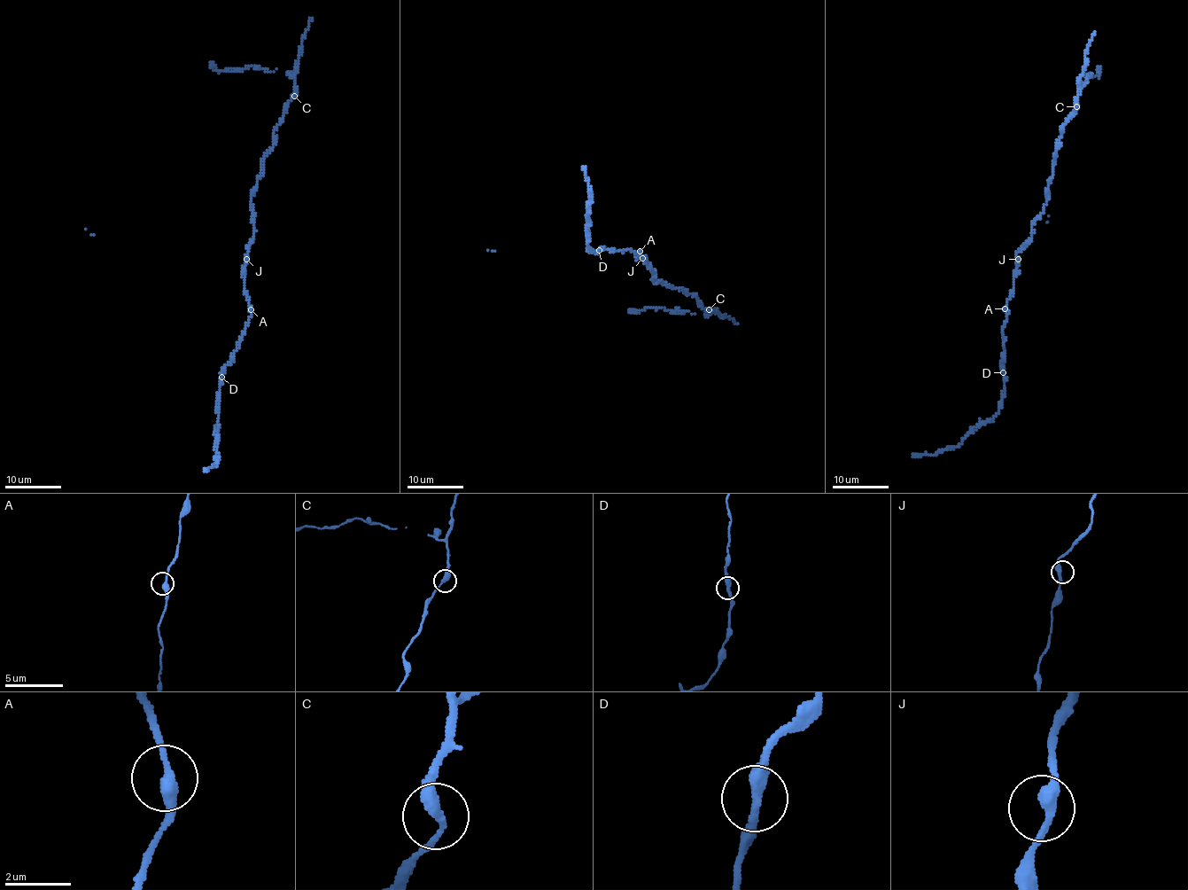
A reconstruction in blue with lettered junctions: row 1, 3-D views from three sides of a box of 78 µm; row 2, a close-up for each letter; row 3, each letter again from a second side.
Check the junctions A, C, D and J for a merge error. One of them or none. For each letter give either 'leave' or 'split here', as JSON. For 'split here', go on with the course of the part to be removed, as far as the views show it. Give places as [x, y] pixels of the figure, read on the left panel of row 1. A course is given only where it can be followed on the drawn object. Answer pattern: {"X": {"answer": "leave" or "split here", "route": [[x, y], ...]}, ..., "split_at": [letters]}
{"A": {"answer": "leave"}, "C": {"answer": "leave"}, "D": {"answer": "leave"}, "J": {"answer": "leave"}, "split_at": []}

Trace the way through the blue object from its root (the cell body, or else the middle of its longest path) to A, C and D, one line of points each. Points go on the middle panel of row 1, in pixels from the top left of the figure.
A: (648, 264), (645, 256), (635, 256), (640, 251)
C: (648, 264), (651, 270), (655, 270), (652, 278), (655, 282), (687, 290), (696, 297), (697, 303), (708, 309)
D: (648, 264), (645, 256), (638, 258), (639, 254), (635, 256), (640, 253), (630, 250), (623, 253), (599, 250)

